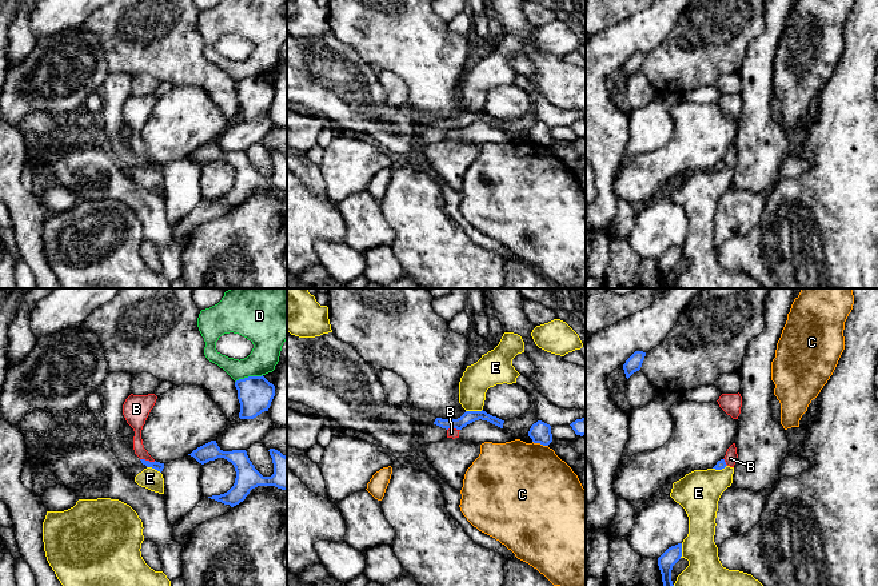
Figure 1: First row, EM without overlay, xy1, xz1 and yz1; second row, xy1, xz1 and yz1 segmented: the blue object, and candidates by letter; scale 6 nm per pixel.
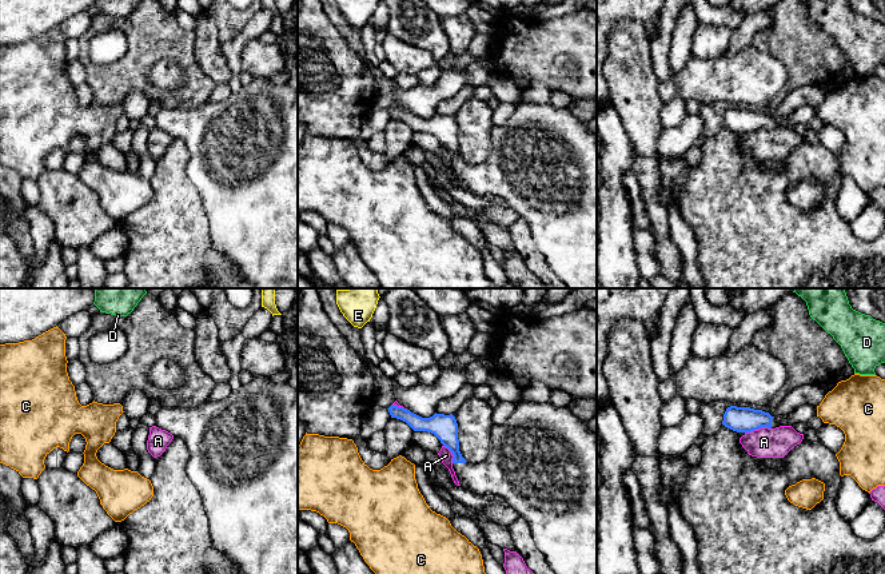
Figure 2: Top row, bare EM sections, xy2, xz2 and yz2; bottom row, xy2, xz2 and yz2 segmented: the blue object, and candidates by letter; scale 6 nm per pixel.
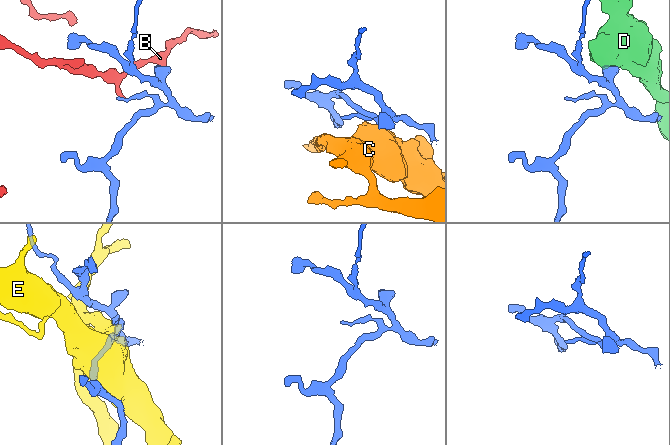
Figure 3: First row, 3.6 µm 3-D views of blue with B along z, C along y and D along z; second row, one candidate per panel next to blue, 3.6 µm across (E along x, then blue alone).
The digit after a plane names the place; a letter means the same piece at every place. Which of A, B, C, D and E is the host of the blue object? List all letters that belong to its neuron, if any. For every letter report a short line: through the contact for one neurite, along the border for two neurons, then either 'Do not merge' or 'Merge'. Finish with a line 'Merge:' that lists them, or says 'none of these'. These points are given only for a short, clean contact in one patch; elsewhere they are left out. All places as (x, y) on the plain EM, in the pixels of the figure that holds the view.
A: Do not merge
B: Line: xy1 (140, 159), (155, 162). Do not merge
C: Line: xz1 (533, 142), (547, 147). Do not merge
D: Line: xy1 (262, 75), (239, 79), (235, 83). Do not merge
E: Do not merge
Merge: none of these

